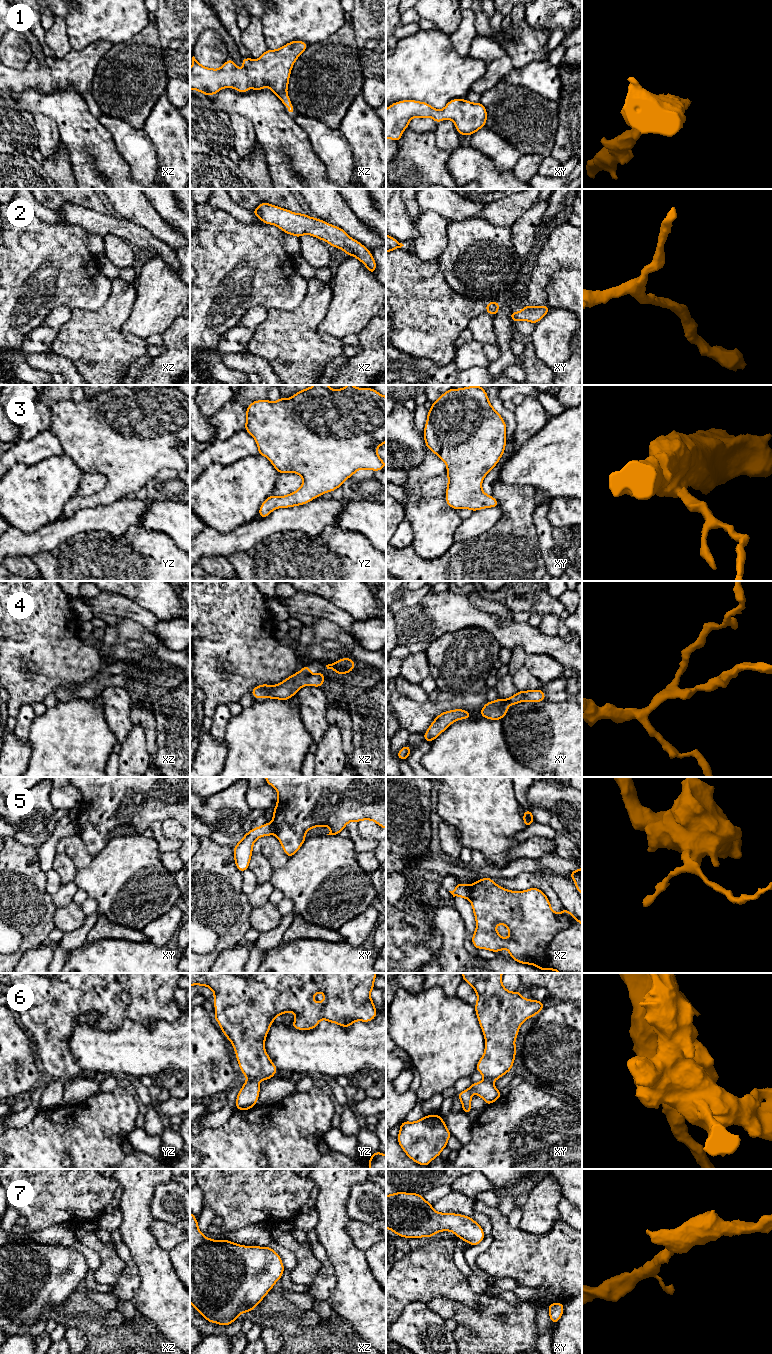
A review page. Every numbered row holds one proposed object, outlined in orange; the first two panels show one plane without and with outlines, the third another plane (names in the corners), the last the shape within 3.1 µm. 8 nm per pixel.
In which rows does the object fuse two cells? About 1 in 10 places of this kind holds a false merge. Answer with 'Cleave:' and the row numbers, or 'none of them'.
Cleave: 5, 6

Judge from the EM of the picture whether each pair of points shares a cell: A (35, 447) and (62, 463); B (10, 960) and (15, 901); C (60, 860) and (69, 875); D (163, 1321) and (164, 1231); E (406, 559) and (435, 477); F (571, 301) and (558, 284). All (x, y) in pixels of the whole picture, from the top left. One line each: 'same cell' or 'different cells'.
A: different cells
B: same cell
C: same cell
D: different cells
E: different cells
F: same cell

